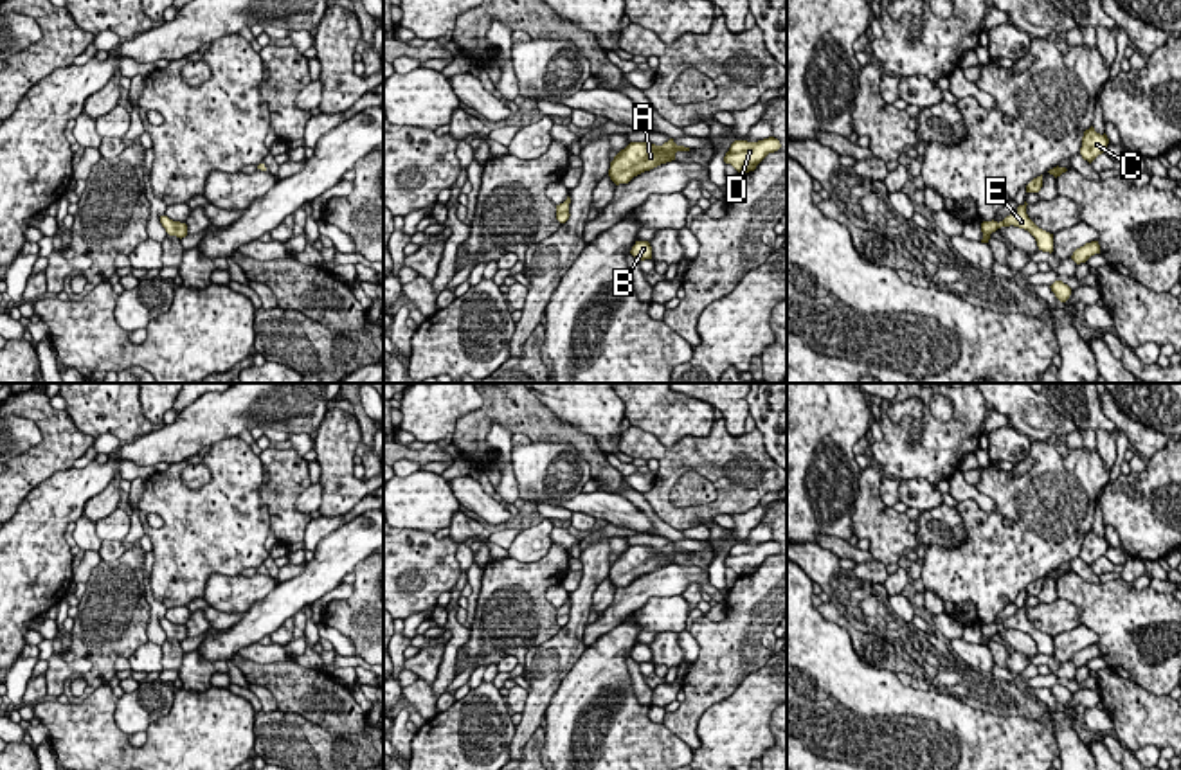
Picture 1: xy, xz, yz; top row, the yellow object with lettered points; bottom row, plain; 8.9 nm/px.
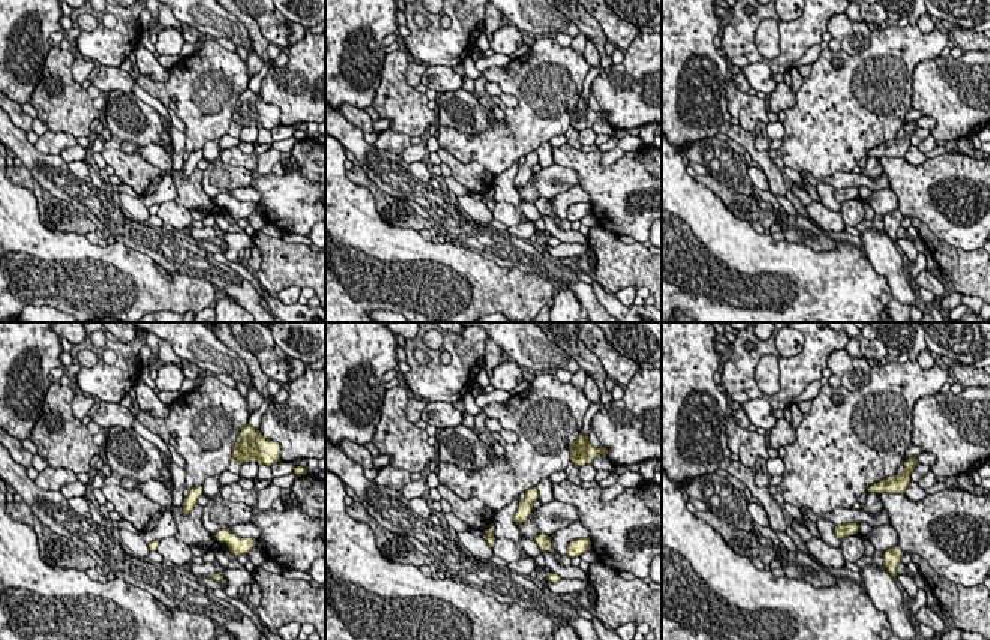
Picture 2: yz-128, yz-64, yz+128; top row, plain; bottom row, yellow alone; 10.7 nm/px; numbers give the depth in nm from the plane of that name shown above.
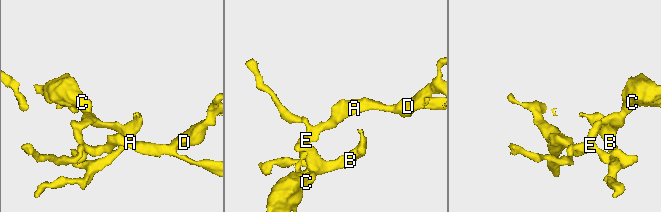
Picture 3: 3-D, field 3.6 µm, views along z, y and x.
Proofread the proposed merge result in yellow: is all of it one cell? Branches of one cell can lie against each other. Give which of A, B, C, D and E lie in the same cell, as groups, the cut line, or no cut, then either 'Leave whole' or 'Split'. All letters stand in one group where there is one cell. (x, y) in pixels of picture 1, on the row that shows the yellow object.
Groups: A B C D E. No split. Leave whole

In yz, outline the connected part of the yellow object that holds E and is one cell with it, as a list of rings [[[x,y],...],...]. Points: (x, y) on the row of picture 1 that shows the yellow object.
[[[1026,201],[1023,205],[1019,205],[1010,216],[1006,216],[1003,221],[983,221],[981,223],[981,232],[983,232],[983,239],[981,243],[988,243],[990,239],[990,234],[996,232],[997,228],[1001,227],[1019,227],[1019,228],[1024,228],[1028,230],[1035,241],[1037,241],[1037,246],[1039,250],[1042,252],[1053,252],[1053,234],[1039,228],[1026,214]]]

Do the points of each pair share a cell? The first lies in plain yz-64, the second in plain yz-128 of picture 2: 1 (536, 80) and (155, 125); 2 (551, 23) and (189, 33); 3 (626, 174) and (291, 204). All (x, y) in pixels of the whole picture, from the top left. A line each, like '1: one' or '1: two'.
1: two
2: two
3: one

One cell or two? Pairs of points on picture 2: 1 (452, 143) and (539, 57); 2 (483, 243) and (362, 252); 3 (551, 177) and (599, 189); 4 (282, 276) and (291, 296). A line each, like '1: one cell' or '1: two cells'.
1: one cell
2: two cells
3: two cells
4: two cells

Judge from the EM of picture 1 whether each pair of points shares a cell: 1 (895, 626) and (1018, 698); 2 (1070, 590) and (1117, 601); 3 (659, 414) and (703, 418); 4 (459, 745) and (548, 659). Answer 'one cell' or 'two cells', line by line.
1: one cell
2: one cell
3: one cell
4: two cells

